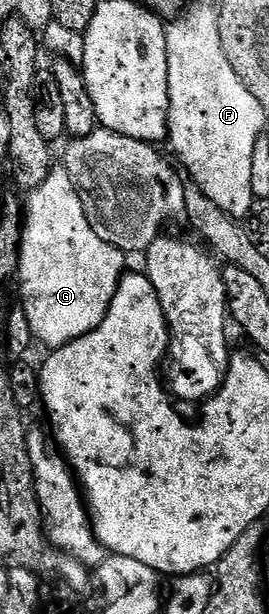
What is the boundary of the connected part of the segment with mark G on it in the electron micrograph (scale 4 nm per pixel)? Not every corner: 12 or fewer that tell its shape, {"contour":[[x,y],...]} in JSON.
{"contour":[[54,168],[24,201],[34,341],[100,327],[127,268]]}

